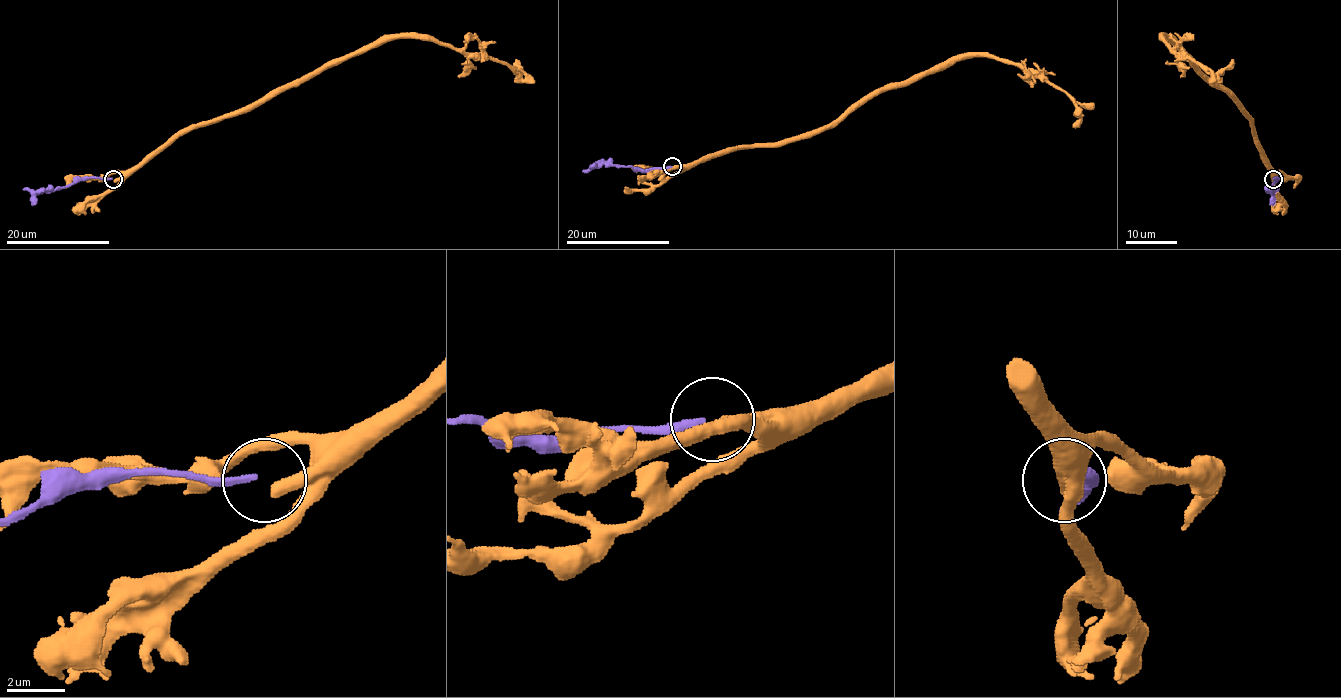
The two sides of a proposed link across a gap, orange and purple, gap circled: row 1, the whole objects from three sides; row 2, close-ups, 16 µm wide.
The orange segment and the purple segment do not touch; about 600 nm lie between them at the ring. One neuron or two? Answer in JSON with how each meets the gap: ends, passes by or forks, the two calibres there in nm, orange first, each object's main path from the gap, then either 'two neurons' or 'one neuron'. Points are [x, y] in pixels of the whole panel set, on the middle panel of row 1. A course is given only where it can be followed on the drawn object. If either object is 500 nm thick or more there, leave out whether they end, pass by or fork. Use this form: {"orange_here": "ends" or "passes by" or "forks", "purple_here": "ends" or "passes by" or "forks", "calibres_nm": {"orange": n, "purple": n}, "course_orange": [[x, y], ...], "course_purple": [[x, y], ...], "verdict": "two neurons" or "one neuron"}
{"orange_here": "ends", "purple_here": "ends", "calibres_nm": {"orange": 440, "purple": 240}, "course_orange": [[674, 166], [815, 134], [886, 90], [967, 56], [993, 56], [1034, 70], [1072, 100], [1080, 118], [1076, 127]], "course_purple": [[671, 166], [638, 170], [608, 163], [593, 165], [582, 171]], "verdict": "two neurons"}

